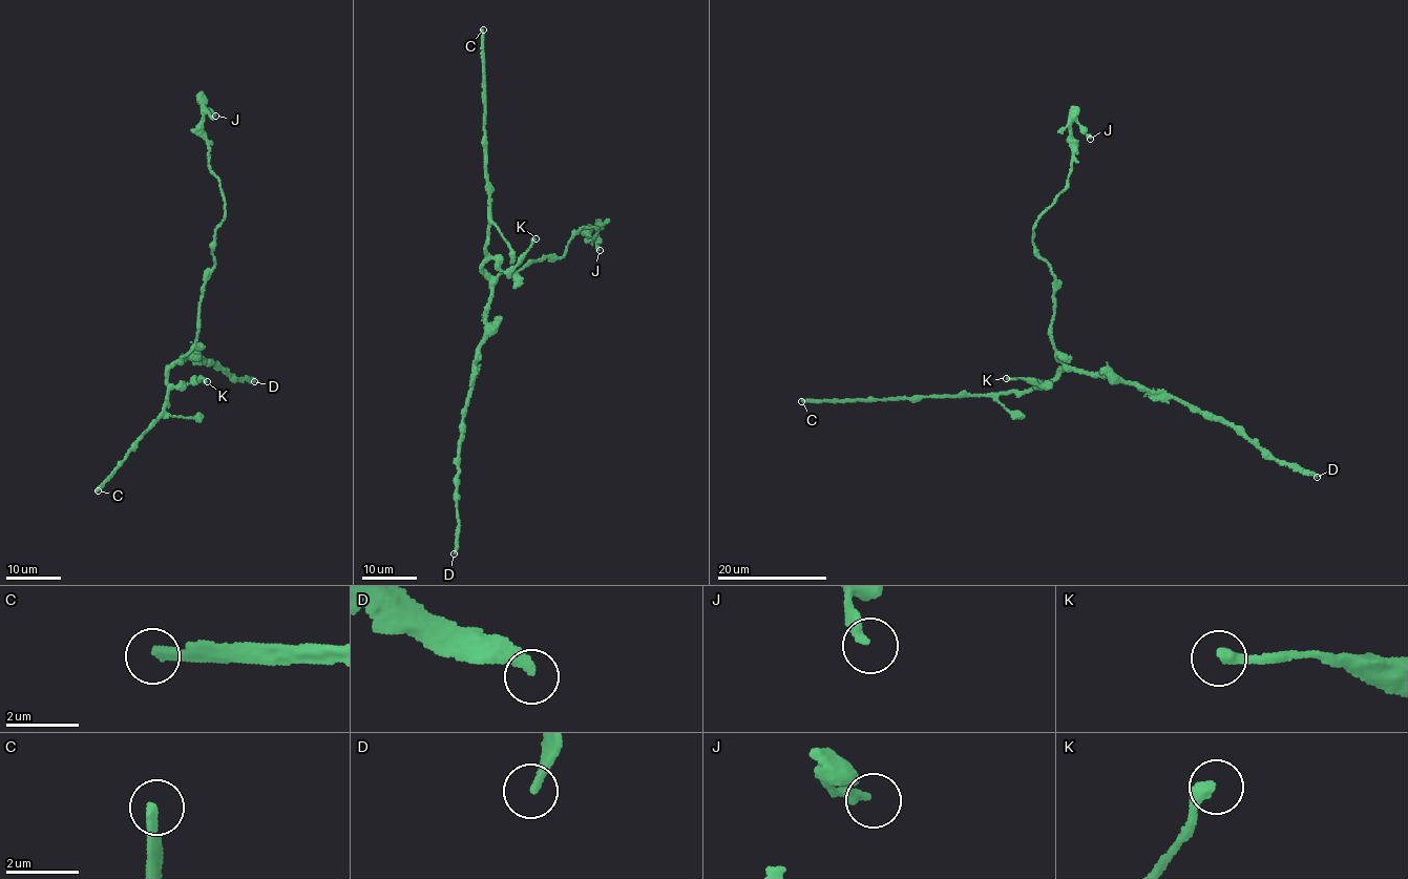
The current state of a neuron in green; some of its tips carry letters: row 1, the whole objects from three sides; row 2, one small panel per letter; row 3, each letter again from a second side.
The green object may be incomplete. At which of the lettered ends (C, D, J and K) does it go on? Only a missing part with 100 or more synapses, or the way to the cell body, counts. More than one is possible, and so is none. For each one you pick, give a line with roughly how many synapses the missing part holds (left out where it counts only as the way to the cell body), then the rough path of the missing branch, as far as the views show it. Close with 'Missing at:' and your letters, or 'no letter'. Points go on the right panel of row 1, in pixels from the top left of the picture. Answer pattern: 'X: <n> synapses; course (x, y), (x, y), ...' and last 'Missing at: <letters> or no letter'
C: 300 synapses
Missing at: C

